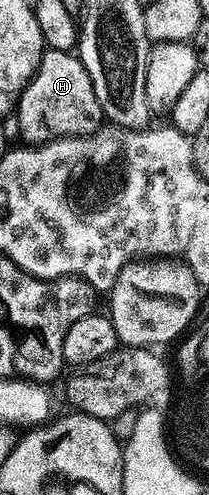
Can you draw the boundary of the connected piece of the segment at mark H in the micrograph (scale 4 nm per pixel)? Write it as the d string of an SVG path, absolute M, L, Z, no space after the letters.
M47 49L43 53L38 70L18 98L17 114L21 141L26 144L43 144L60 138L95 134L104 122L92 80L77 53L69 50Z

